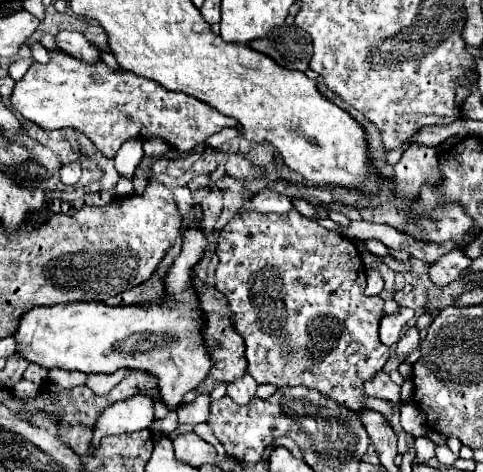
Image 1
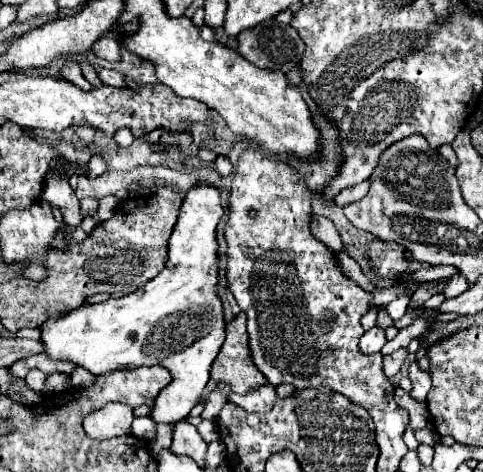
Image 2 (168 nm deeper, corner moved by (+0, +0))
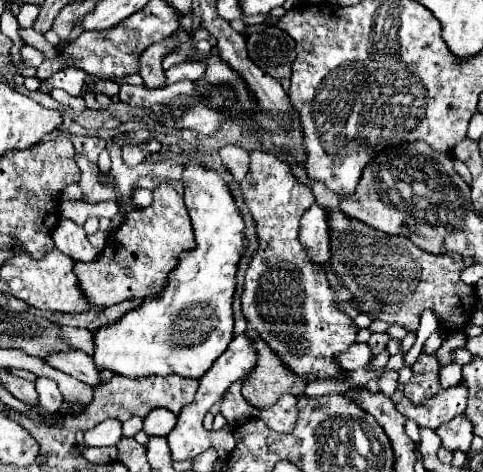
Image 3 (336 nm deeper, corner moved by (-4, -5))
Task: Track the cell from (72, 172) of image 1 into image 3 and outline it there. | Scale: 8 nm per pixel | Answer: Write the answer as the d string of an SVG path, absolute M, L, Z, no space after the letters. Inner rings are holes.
M60 219L54 233L52 233L56 249L60 249L64 255L68 255L72 261L96 261L98 251L88 243L86 233L80 225L76 225L70 219Z

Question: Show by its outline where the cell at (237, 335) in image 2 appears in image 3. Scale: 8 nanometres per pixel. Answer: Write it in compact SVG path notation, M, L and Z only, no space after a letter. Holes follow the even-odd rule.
M256 339L254 347L258 349L258 365L242 383L244 399L258 409L266 409L272 407L280 395L288 393L302 397L308 381L292 375L292 371L288 371L288 367L276 359L276 353L262 339Z

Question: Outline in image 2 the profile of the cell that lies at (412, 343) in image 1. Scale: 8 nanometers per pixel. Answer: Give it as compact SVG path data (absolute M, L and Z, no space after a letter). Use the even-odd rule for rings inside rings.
M400 348L400 350L396 350L394 354L388 354L388 356L384 356L384 372L386 372L386 376L392 380L392 376L402 368L402 364L404 364L404 360L408 358L408 348Z

